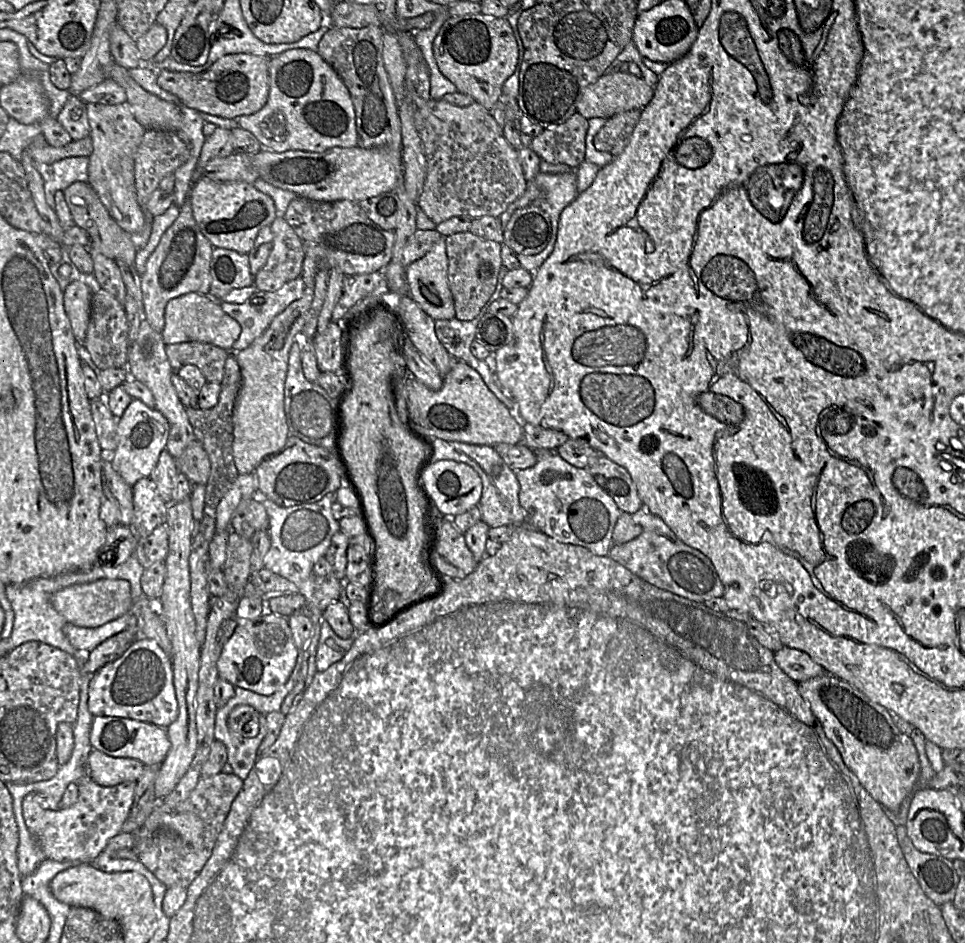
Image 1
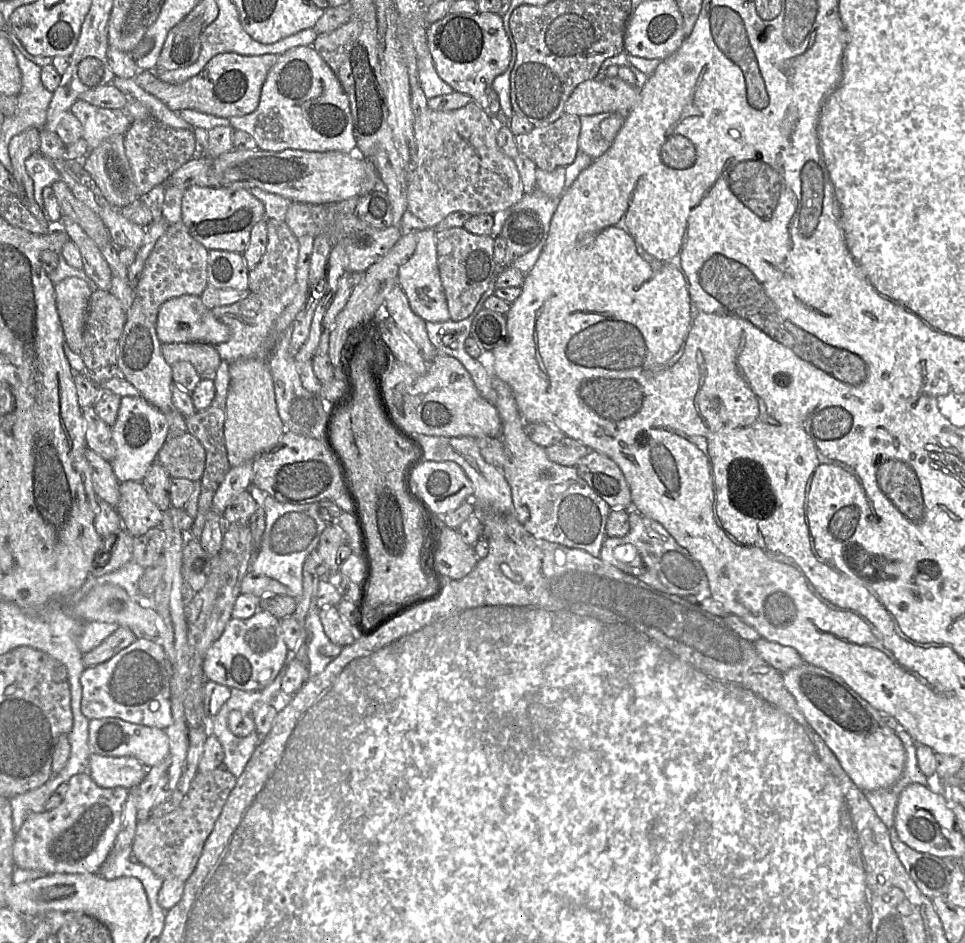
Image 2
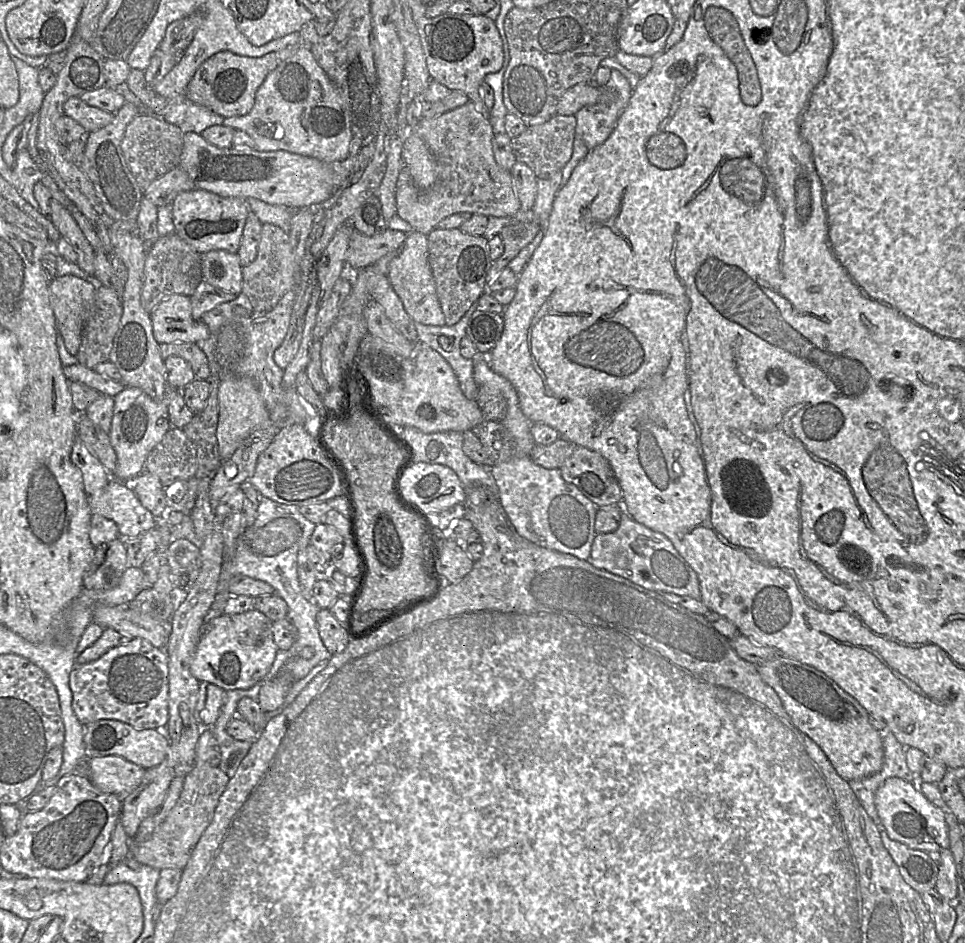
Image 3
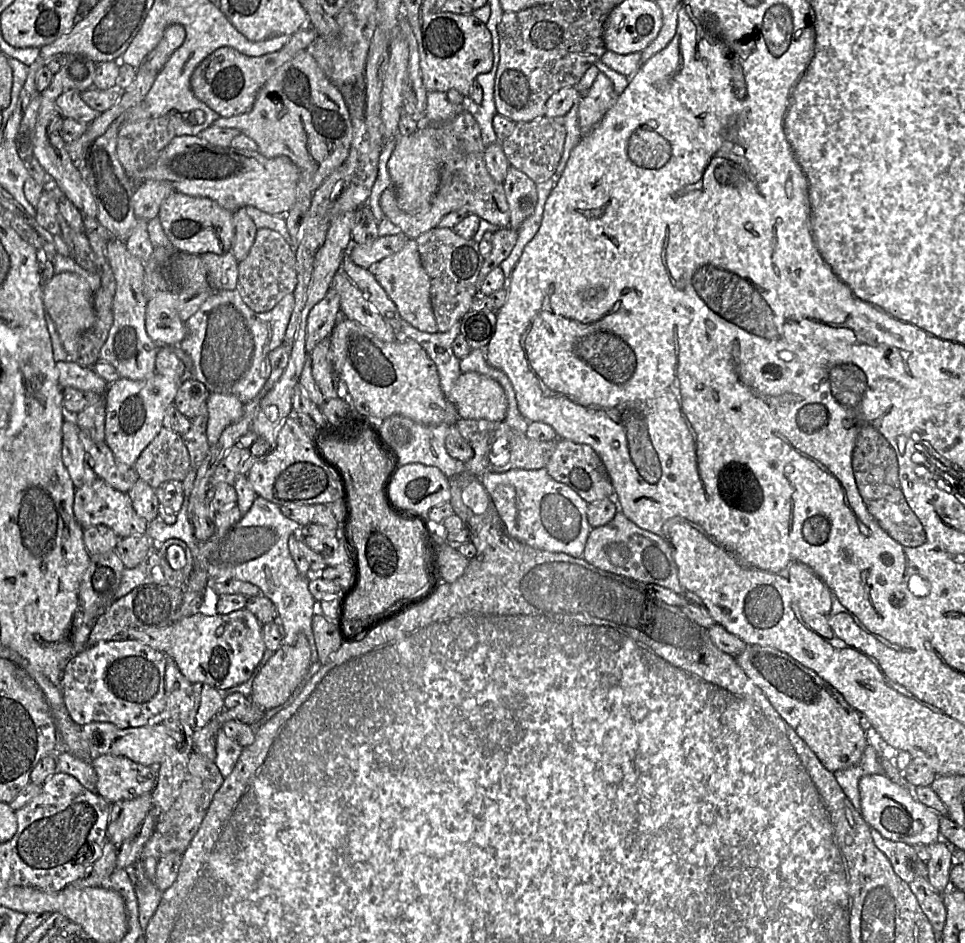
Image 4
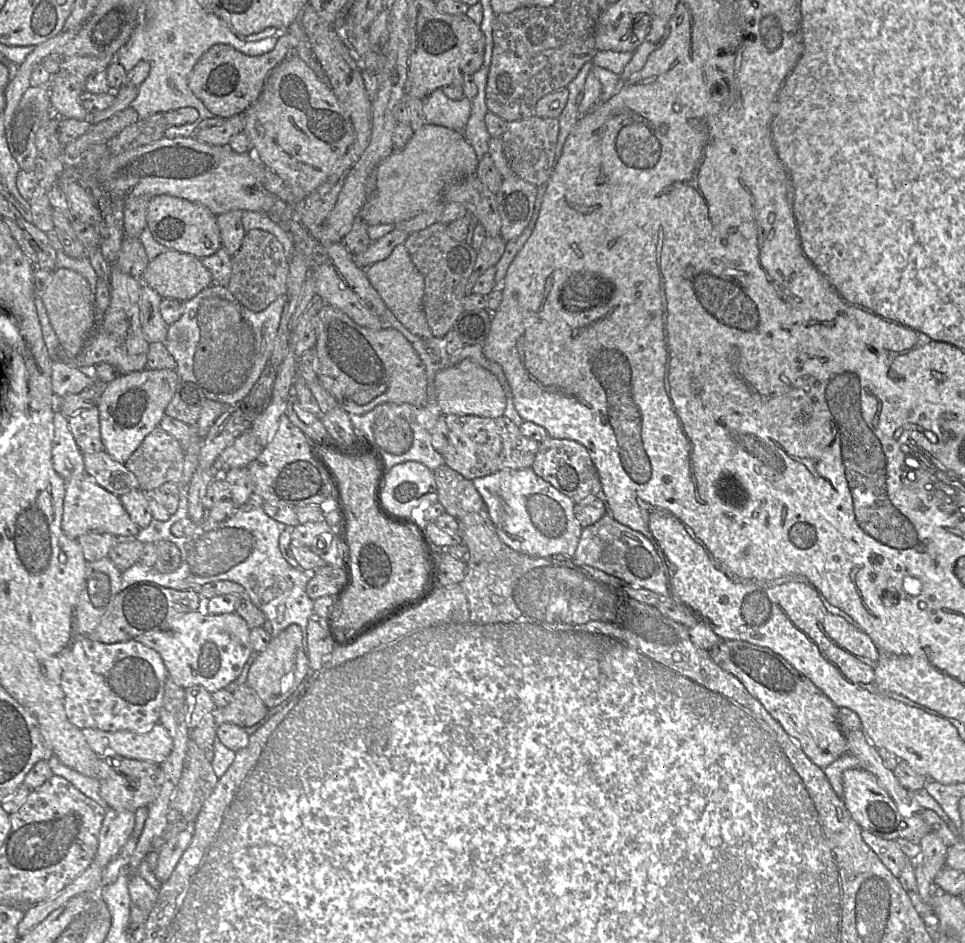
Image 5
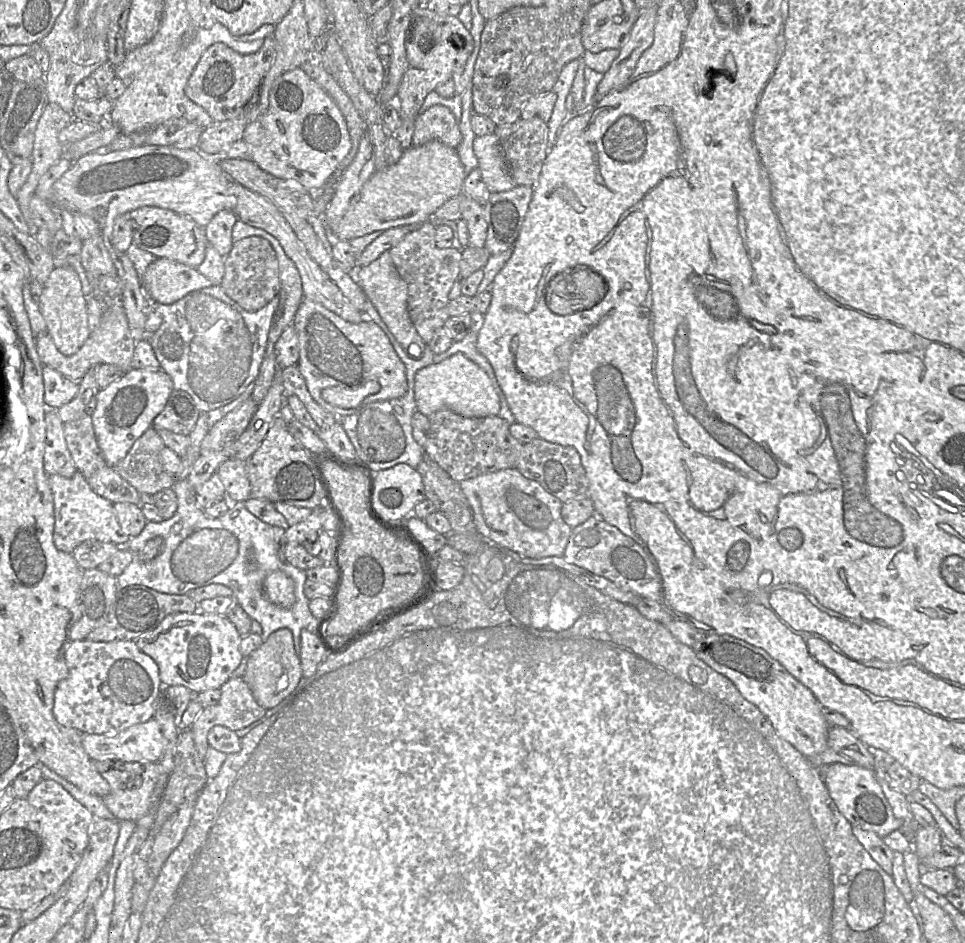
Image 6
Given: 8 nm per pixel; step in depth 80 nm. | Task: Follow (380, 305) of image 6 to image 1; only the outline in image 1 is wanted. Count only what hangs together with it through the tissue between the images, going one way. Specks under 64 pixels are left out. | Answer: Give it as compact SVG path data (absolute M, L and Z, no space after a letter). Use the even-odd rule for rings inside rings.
M444 238L425 256L405 268L410 297L435 321L455 317L447 272L448 258Z

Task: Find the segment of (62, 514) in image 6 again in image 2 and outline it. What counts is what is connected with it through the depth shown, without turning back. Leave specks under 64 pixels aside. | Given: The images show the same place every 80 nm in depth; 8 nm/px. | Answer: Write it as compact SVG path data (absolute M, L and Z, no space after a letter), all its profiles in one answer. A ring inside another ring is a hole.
M141 481L120 483L119 495L115 510L122 528L132 537L140 537L160 526L163 512L149 499Z

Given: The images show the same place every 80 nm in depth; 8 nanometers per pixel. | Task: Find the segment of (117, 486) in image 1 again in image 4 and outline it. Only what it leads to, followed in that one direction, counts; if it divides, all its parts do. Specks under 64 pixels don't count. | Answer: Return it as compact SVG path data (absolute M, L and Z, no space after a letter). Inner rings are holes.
M71 416L62 425L61 458L76 488L90 484L98 477L88 463L79 438L79 428Z

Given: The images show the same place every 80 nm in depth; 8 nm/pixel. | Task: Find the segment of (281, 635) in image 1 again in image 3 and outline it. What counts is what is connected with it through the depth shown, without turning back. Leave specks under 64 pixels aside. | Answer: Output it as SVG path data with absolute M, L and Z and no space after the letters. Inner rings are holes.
M249 610L241 614L221 614L209 618L202 631L193 655L190 671L200 682L213 683L225 690L249 689L263 681L279 651L272 632L273 621L257 610Z

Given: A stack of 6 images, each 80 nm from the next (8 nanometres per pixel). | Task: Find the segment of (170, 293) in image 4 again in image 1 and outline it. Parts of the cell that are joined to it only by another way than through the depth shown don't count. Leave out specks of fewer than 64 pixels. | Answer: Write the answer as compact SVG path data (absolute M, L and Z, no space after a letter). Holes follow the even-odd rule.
M195 292L168 301L164 319L165 324L161 335L166 345L181 342L204 342L230 350L241 333L240 324L226 314L211 296Z

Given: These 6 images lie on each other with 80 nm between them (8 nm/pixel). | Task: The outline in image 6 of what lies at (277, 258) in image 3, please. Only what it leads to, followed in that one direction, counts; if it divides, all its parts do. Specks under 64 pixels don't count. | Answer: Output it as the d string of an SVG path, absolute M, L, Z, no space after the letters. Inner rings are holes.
M249 236L234 243L230 253L224 257L224 277L221 283L225 293L243 309L257 311L264 307L280 292L279 266L276 253L271 244L259 236Z

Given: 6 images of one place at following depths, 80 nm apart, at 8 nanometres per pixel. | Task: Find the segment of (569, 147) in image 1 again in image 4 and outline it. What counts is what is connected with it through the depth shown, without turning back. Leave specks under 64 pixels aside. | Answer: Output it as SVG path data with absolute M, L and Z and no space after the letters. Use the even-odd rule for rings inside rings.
M540 117L529 122L516 123L512 134L499 141L509 165L525 173L536 184L551 178L561 160L567 131L565 118Z

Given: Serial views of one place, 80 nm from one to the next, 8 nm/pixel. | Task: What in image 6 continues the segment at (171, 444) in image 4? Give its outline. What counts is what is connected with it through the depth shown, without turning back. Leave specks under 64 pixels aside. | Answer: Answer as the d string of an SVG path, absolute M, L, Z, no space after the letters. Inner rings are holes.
M149 427L134 442L125 458L112 467L140 494L154 495L172 488L176 478L163 469L160 460L160 452L165 446L158 431Z

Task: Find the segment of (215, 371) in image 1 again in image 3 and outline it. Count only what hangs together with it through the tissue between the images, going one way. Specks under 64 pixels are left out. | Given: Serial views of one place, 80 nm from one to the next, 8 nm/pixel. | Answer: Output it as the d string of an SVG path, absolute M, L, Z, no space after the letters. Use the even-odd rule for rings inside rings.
M178 342L159 344L161 356L166 359L169 356L178 356L187 361L196 378L208 380L212 374L209 368L208 359L196 343Z

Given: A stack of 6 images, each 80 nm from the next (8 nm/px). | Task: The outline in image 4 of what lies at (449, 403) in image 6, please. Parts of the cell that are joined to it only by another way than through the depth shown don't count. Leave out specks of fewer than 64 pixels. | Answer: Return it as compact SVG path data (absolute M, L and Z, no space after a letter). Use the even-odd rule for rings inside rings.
M477 372L461 373L457 378L449 399L457 408L460 418L504 421L507 413L507 399L501 385L494 379Z

